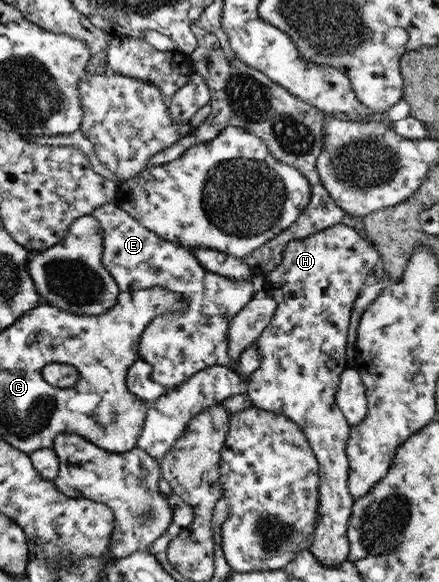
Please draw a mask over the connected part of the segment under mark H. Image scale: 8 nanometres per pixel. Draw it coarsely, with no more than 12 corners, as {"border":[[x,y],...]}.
{"border":[[340,223],[289,241],[253,407],[319,460],[311,552],[348,560],[351,308],[381,252]]}

